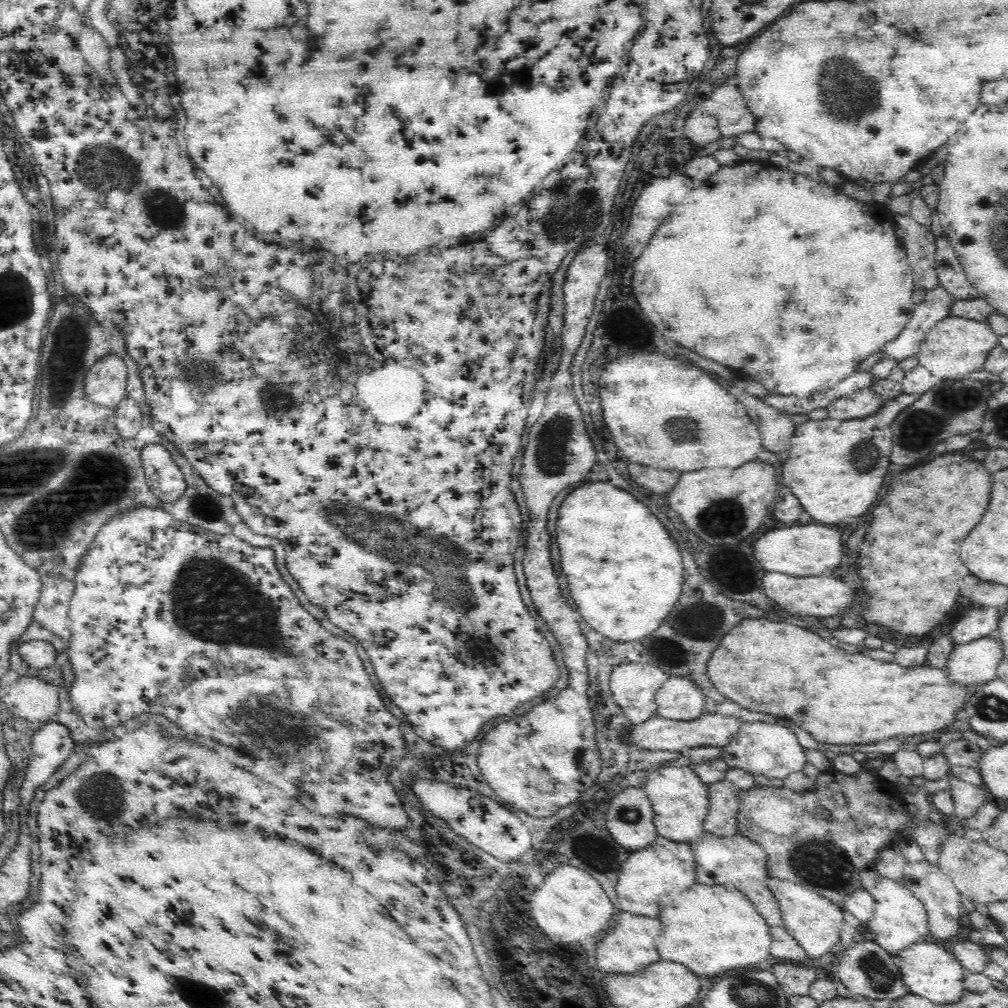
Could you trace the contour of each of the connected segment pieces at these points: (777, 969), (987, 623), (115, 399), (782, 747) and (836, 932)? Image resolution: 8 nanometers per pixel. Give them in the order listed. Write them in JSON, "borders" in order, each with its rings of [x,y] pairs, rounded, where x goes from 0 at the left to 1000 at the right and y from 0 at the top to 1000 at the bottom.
{"borders":[[[[770,956],[764,963],[781,987],[802,988],[804,977],[816,968],[816,964],[790,956]]],[[[967,603],[950,615],[942,627],[946,639],[960,639],[965,635],[986,630],[992,616],[989,603]]],[[[115,352],[96,357],[85,369],[83,391],[90,401],[112,405],[125,395],[125,369],[123,358]]],[[[735,716],[734,722],[727,728],[726,734],[715,742],[714,752],[724,762],[734,762],[744,768],[754,768],[760,772],[778,774],[786,766],[792,766],[800,758],[798,742],[786,724],[772,717]]],[[[763,870],[760,880],[770,890],[770,895],[774,900],[776,919],[800,944],[802,951],[817,948],[833,935],[834,921],[838,916],[837,903],[825,894],[796,878],[773,871]]]]}

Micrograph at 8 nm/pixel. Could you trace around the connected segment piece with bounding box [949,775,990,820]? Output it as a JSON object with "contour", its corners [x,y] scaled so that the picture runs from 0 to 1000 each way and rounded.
{"contour":[[[942,770],[942,781],[946,791],[946,810],[951,813],[964,810],[971,802],[978,798],[982,791],[975,780],[966,780],[955,774],[948,774],[949,770]]]}

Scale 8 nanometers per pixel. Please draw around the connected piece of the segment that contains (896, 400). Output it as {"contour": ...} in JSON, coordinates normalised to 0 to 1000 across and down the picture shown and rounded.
{"contour":[[[895,389],[877,398],[863,413],[855,415],[833,417],[821,414],[794,420],[785,435],[784,452],[776,462],[776,480],[788,488],[798,506],[812,518],[829,520],[839,512],[855,512],[871,494],[883,462],[886,419],[915,392]]]}

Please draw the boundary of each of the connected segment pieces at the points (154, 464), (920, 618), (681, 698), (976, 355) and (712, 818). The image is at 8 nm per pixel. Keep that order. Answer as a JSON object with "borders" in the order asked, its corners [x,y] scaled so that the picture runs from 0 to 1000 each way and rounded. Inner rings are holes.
{"borders":[[[[146,440],[140,448],[151,490],[163,498],[175,498],[185,488],[185,478],[167,446],[160,440]]],[[[938,450],[929,454],[919,464],[909,464],[907,468],[897,468],[887,474],[881,490],[865,506],[865,520],[853,542],[851,571],[857,587],[861,589],[855,605],[857,615],[883,621],[887,627],[899,631],[915,631],[937,615],[950,593],[948,577],[962,569],[954,560],[950,546],[954,542],[954,534],[972,518],[980,504],[980,472],[982,470],[972,458],[966,458],[954,450]],[[903,476],[909,480],[913,478],[915,484],[903,484]],[[917,480],[923,480],[923,484],[929,486],[917,486]]],[[[664,671],[653,683],[651,710],[665,714],[690,714],[699,707],[698,689],[685,674]]],[[[941,313],[928,321],[924,328],[919,332],[916,337],[913,349],[910,349],[912,361],[918,363],[931,378],[946,375],[957,375],[963,369],[974,367],[980,353],[980,349],[990,341],[990,332],[984,327],[984,324],[979,319],[972,319],[971,317],[962,317],[961,315],[952,315],[949,313]]],[[[718,773],[702,779],[702,806],[698,810],[698,823],[712,829],[728,829],[733,802],[734,782]]]]}

